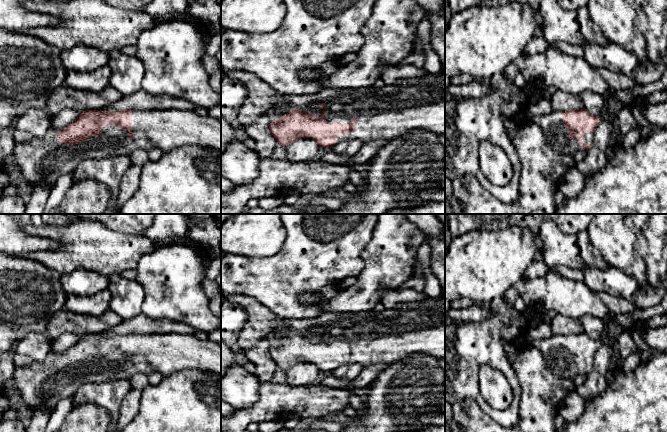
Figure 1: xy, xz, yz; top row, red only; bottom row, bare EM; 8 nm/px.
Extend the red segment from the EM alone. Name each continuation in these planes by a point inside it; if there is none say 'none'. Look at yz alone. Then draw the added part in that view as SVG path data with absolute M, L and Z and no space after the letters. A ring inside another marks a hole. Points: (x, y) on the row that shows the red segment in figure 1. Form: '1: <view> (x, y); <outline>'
1: yz (556, 134); M552 112L543 116L531 116L530 120L537 123L543 130L548 145L556 152L573 155L584 148L579 145L578 139L571 140L571 133L564 125L564 119L559 112Z

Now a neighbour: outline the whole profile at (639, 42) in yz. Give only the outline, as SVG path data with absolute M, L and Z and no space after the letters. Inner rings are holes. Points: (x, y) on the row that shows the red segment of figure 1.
M589 0L587 8L593 23L609 41L634 53L638 63L645 63L647 45L635 24L644 0Z

